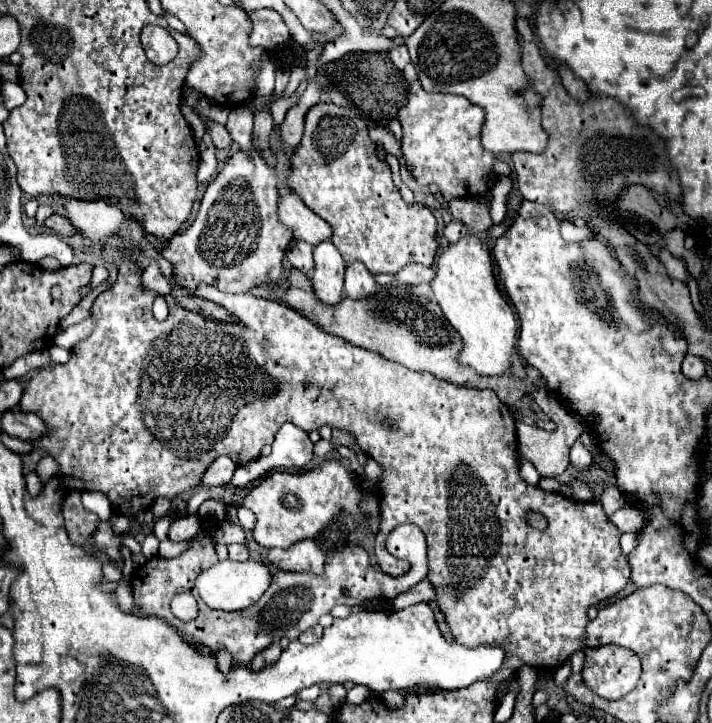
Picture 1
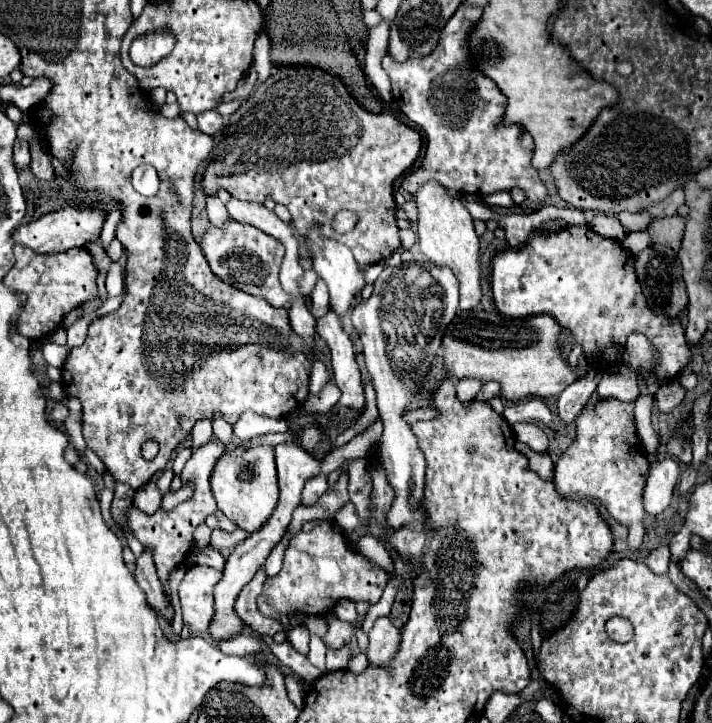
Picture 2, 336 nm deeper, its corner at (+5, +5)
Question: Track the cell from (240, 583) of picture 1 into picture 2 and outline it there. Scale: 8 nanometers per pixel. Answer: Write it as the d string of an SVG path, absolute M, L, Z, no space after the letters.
M192 566L186 570L186 576L180 582L178 596L182 608L184 626L190 628L192 634L204 634L212 620L214 606L214 586L222 578L222 572L210 566Z

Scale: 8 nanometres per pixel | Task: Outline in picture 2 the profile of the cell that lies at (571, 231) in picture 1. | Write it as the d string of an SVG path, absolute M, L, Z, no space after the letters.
M632 232L632 234L628 234L624 240L622 240L622 246L628 250L628 252L632 252L634 256L642 250L642 248L646 248L650 244L650 234L646 234L646 232Z

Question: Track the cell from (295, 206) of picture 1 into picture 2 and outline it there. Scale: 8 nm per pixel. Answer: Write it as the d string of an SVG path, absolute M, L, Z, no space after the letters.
M314 226L314 230L310 230L310 236L306 238L306 244L308 244L308 248L312 252L312 258L314 258L314 270L318 272L318 276L328 286L328 292L330 292L330 308L338 314L338 318L342 318L356 304L354 302L356 296L366 286L364 272L358 268L352 252L344 244L338 244L338 242L332 242L328 238L322 238L318 226Z

